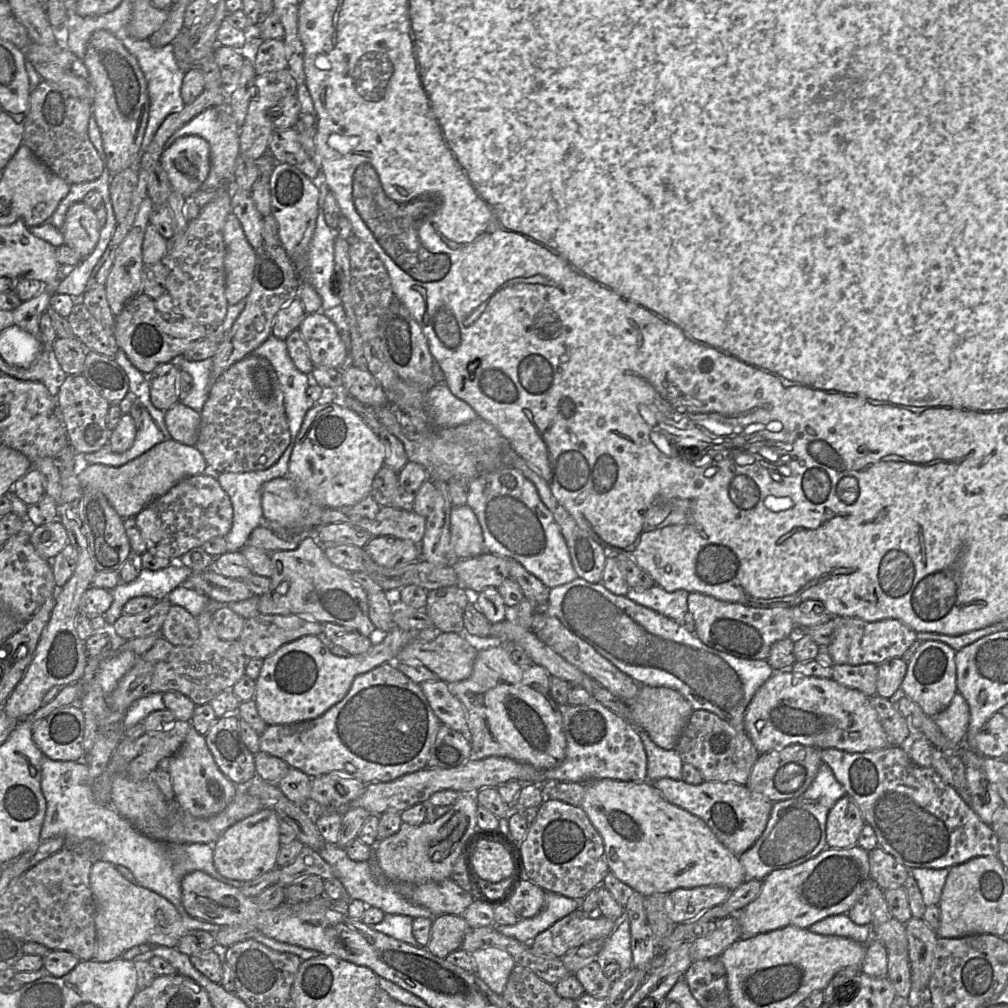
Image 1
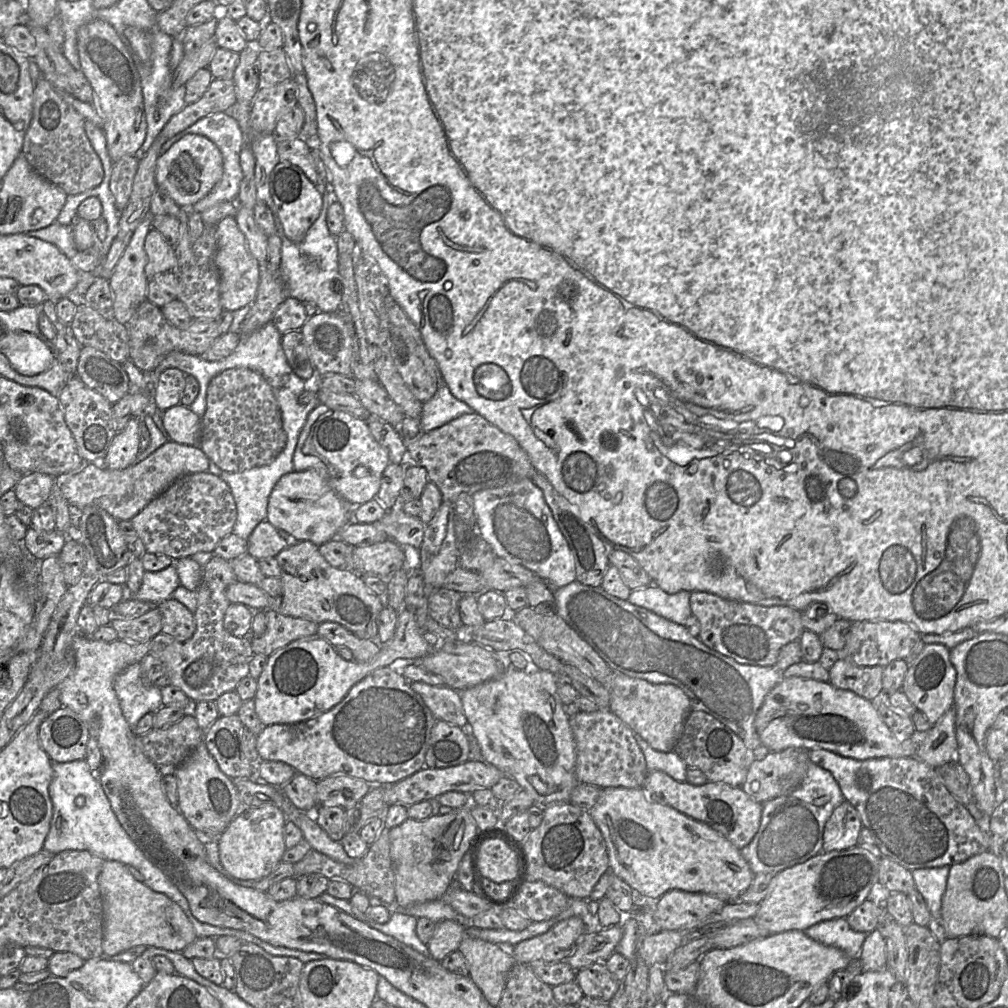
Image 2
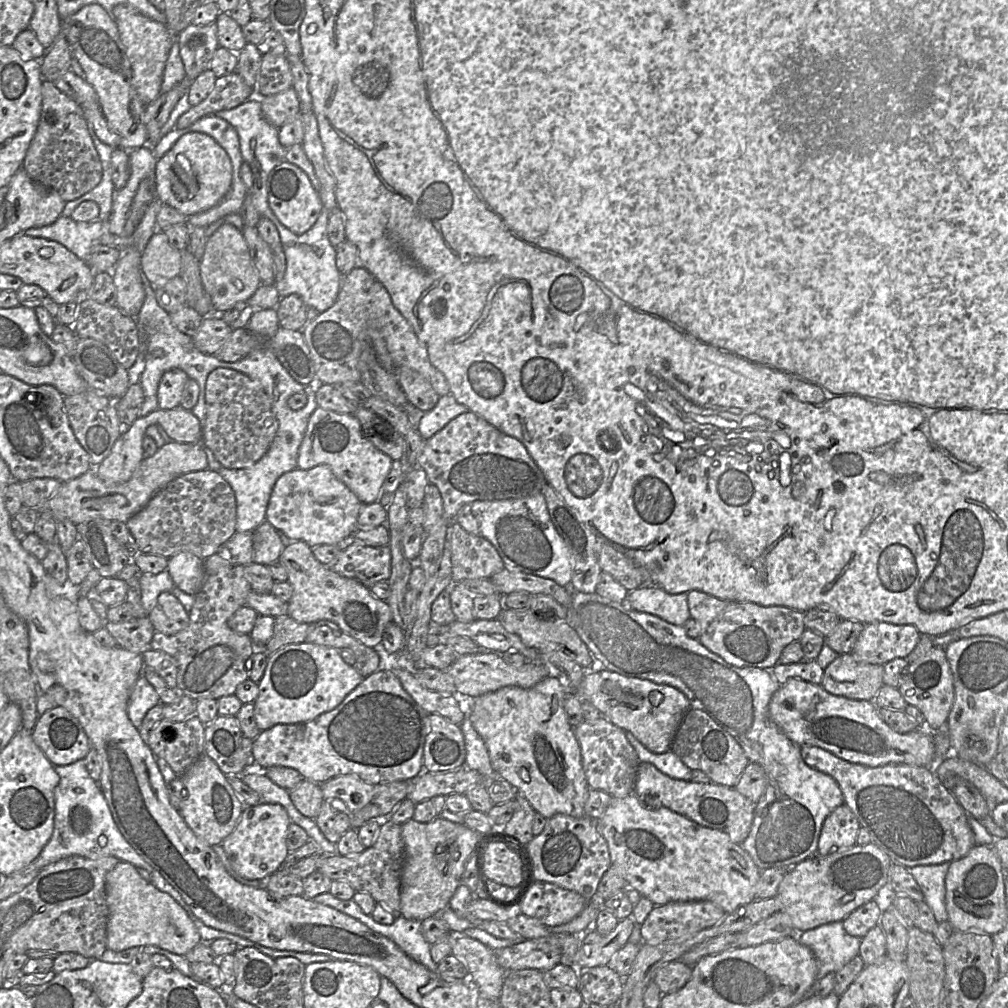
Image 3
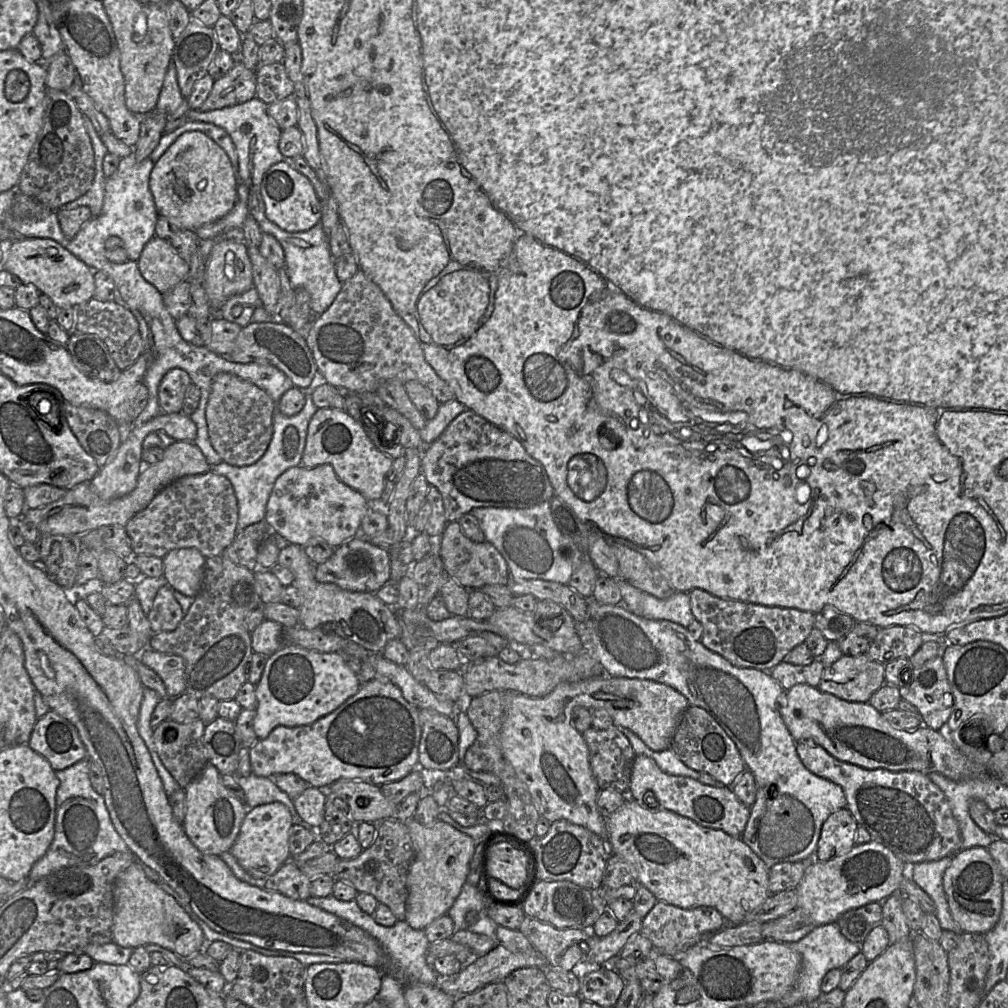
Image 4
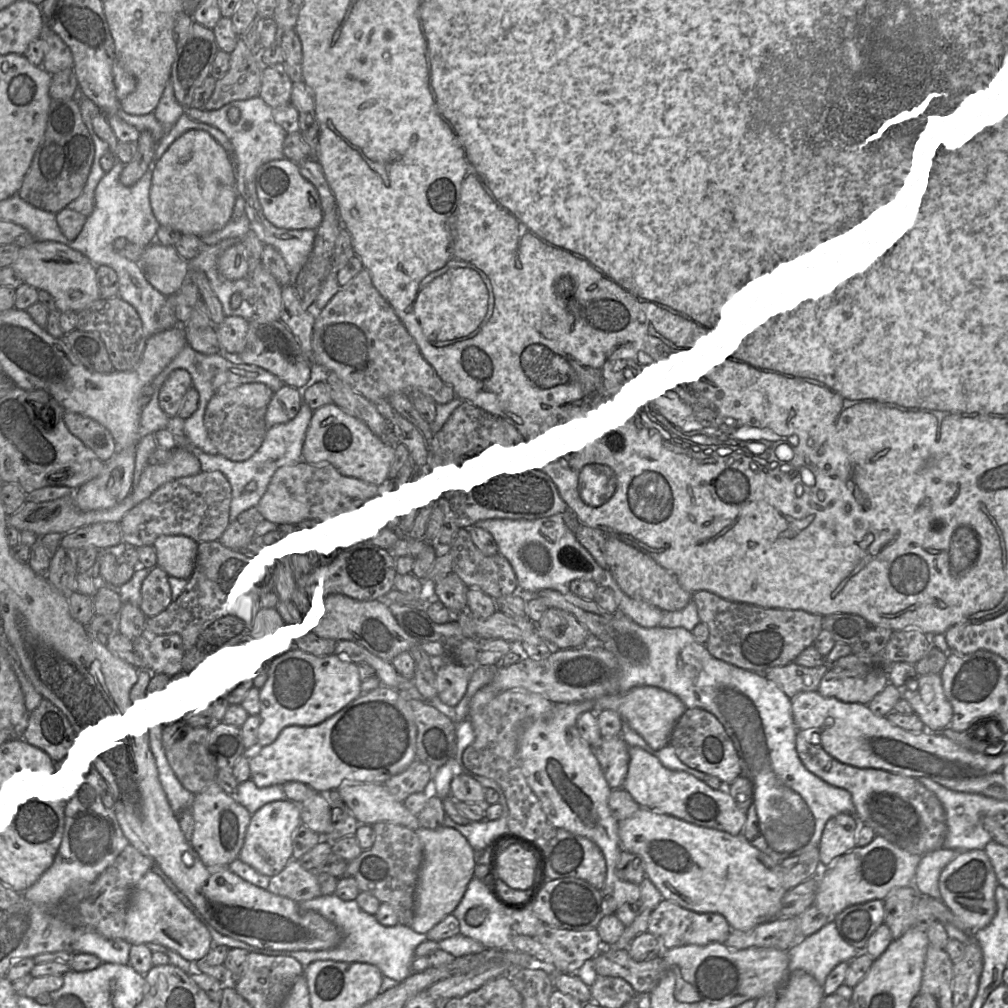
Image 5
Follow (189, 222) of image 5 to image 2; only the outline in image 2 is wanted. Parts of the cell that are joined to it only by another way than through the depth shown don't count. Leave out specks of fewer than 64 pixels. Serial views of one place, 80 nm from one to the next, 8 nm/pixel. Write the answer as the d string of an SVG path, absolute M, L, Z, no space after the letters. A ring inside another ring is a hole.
M186 134L157 159L156 184L166 190L181 209L192 208L206 197L223 175L223 158L218 147L208 138Z

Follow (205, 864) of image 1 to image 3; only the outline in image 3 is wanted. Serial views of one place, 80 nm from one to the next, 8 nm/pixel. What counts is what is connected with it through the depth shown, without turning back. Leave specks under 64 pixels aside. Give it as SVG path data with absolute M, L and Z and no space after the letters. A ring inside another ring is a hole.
M85 759L68 765L56 765L54 770L60 781L54 788L53 833L33 863L39 868L44 868L69 856L81 856L89 859L113 856L120 861L131 863L136 868L145 869L150 874L150 883L153 886L169 894L183 908L188 917L194 915L180 894L133 849L121 834L99 782L93 780L87 771Z

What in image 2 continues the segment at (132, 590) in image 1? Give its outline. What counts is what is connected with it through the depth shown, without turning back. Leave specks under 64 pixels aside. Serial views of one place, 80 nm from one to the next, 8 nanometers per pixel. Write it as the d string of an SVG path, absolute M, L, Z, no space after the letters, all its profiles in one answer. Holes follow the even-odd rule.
M174 563L157 572L145 571L138 592L128 599L141 600L158 606L163 600L171 598L180 585Z

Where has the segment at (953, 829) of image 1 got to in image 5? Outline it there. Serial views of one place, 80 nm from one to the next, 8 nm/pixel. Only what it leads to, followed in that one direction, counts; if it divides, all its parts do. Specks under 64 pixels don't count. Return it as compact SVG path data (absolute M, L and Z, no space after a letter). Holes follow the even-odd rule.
M811 729L807 730L807 731L804 731L804 730L797 731L796 751L798 753L798 756L801 760L802 764L809 772L811 772L812 774L814 774L815 776L817 776L818 778L820 778L824 782L828 783L831 786L845 789L851 794L852 801L854 804L854 816L859 821L860 825L869 826L874 831L875 835L883 837L884 839L886 839L890 843L894 844L895 846L911 853L911 854L923 856L926 853L933 852L935 850L942 848L946 834L947 834L946 816L945 816L945 812L944 812L944 809L943 809L941 802L939 801L939 799L937 798L937 796L933 792L928 790L921 783L919 783L916 778L913 778L913 777L898 775L898 774L895 774L895 773L892 773L889 771L885 771L883 769L857 768L854 766L850 766L848 764L841 763L840 761L833 758L831 755L829 755L827 752L825 752L825 750L819 744L819 738L818 737L815 738L812 735L813 732L815 733L815 731L812 731Z

